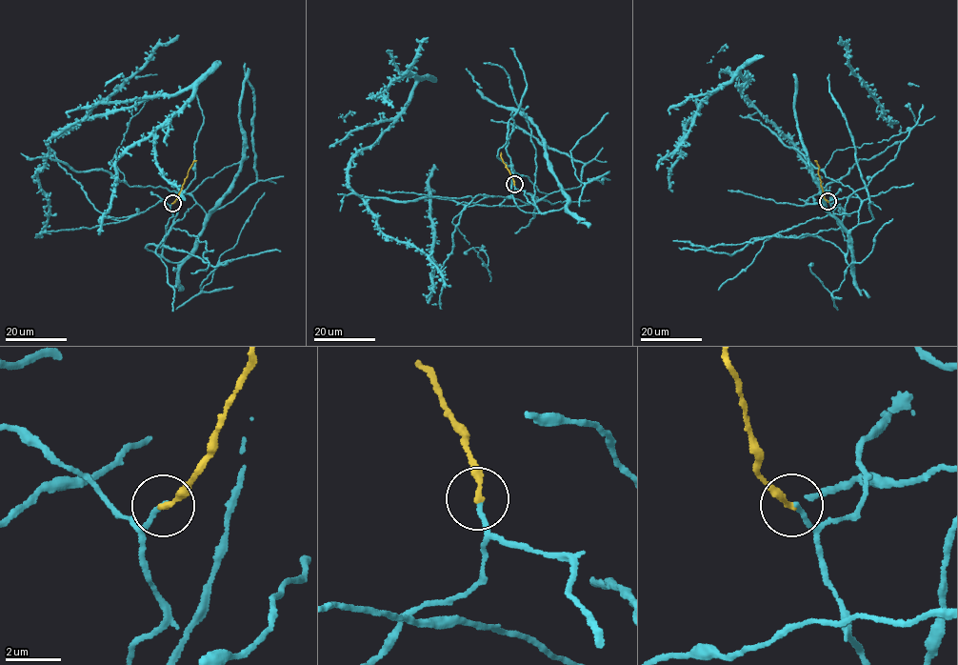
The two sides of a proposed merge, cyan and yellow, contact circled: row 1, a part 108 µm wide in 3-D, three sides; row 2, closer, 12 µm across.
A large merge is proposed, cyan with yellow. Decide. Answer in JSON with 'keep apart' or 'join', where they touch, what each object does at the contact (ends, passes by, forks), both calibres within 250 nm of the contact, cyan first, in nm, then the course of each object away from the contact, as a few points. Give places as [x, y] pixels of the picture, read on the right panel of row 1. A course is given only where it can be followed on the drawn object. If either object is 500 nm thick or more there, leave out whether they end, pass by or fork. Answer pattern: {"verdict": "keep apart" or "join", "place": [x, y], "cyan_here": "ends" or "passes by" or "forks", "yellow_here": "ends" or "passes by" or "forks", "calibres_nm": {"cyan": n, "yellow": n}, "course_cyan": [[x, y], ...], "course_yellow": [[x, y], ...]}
{"verdict": "join", "place": [828, 201], "cyan_here": "ends", "yellow_here": "ends", "calibres_nm": {"cyan": 170, "yellow": 200}, "course_cyan": [[828, 201], [857, 195], [783, 145], [743, 98], [739, 87], [749, 79], [739, 73], [686, 125], [672, 191]], "course_yellow": [[828, 201], [814, 161]]}

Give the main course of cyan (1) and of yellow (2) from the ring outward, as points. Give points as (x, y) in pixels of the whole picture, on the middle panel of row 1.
1: (513, 184), (526, 205), (366, 201), (349, 185), (350, 162), (396, 121), (416, 76), (374, 96), (392, 108)
2: (513, 184), (501, 152)

